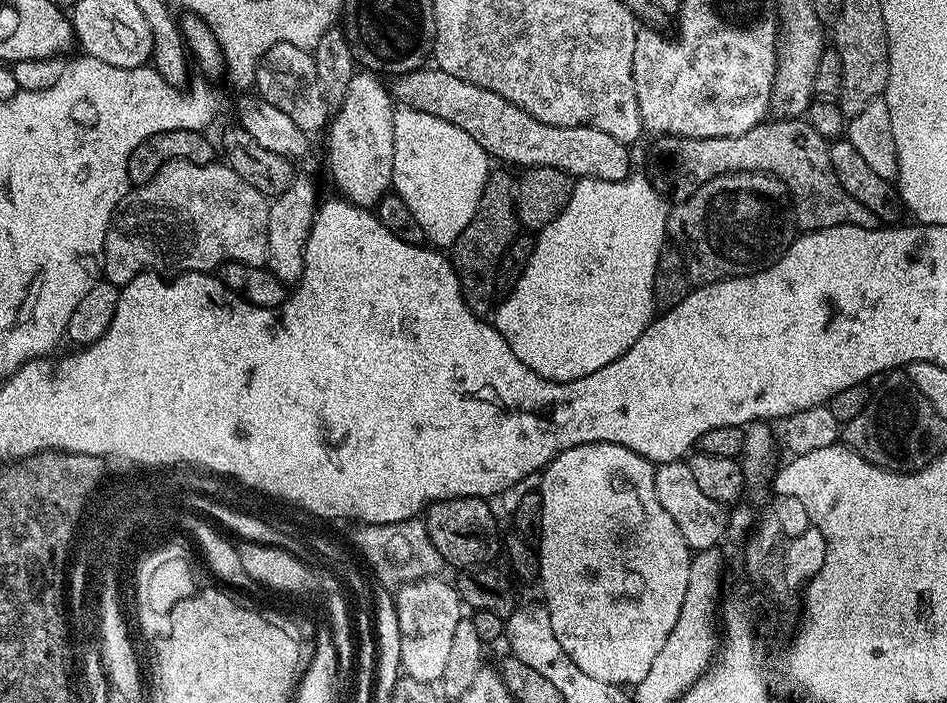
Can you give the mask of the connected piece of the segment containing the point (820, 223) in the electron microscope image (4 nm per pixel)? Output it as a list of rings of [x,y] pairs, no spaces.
[[[779,118],[771,124],[765,122],[746,130],[746,134],[737,136],[719,136],[718,138],[690,138],[689,136],[657,136],[651,142],[652,149],[648,152],[648,168],[646,175],[652,185],[659,190],[661,196],[672,202],[690,198],[703,184],[710,182],[716,176],[724,176],[727,172],[767,172],[777,176],[789,192],[792,193],[792,203],[796,209],[796,222],[801,229],[817,232],[823,228],[833,228],[849,224],[859,228],[877,227],[878,221],[874,210],[866,210],[858,198],[850,198],[838,182],[838,174],[834,174],[834,166],[830,164],[828,153],[829,141],[814,126],[804,118]]]

